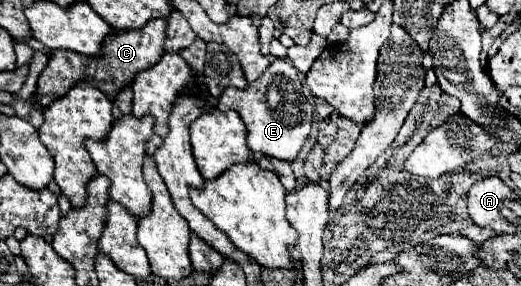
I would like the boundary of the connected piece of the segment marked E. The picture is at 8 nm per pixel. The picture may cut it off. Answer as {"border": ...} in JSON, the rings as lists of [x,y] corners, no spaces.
{"border":[[[273,60],[265,74],[245,90],[225,90],[219,98],[221,112],[235,110],[247,126],[247,142],[253,152],[269,158],[293,162],[311,134],[313,106],[303,96],[303,84],[297,68],[287,60]]]}

